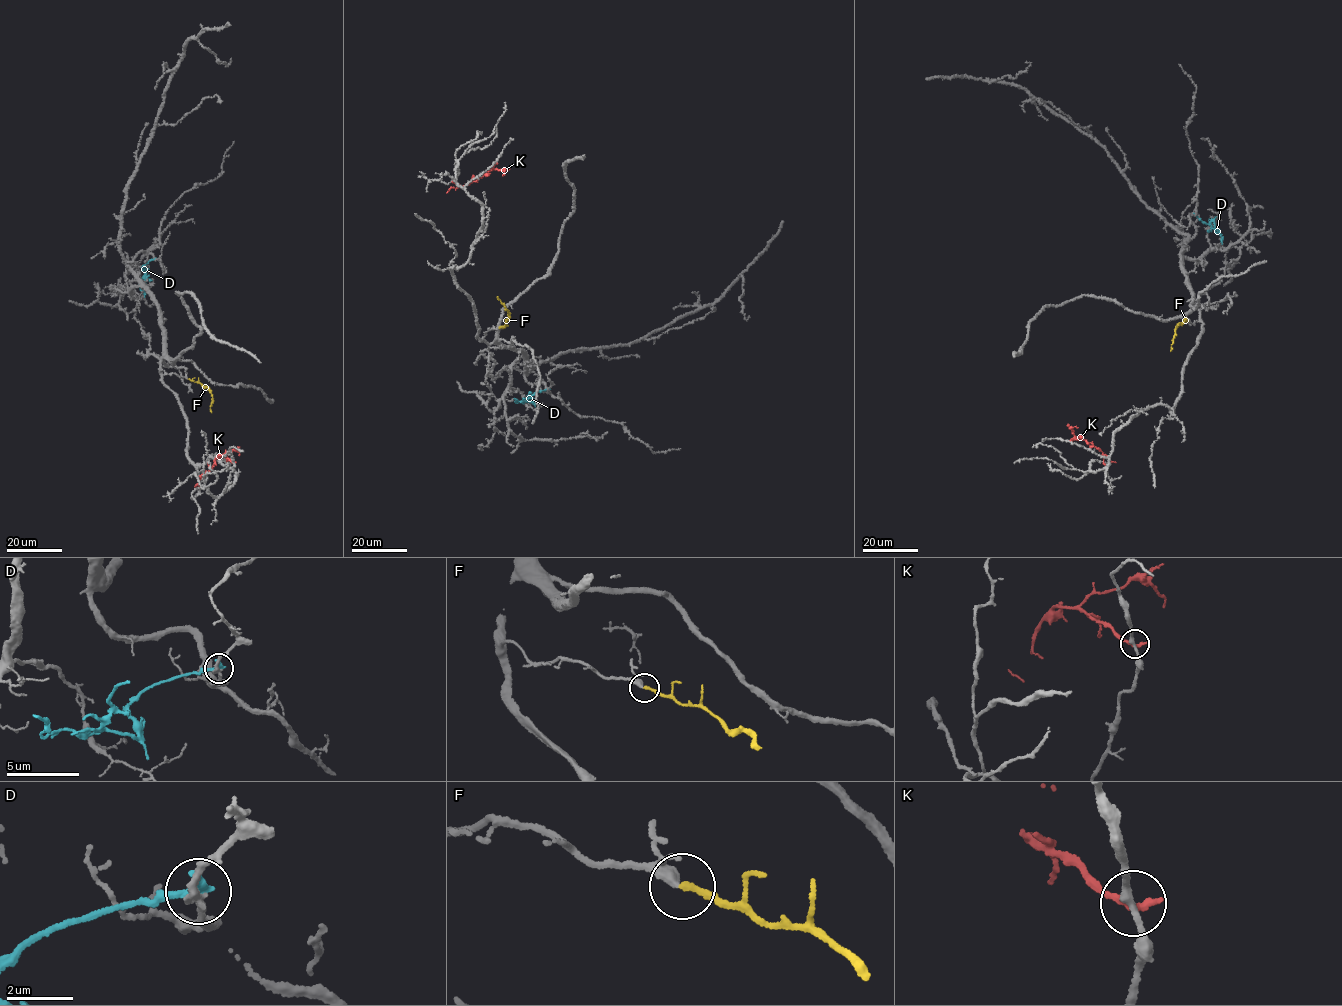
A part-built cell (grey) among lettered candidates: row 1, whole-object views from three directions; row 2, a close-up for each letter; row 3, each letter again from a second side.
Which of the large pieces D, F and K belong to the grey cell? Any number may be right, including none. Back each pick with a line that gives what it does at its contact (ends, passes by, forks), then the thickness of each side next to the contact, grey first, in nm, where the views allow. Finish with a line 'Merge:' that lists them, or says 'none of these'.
F: It ends there. Thickness 260 nm (grey) against 200 nm
Merge: F

